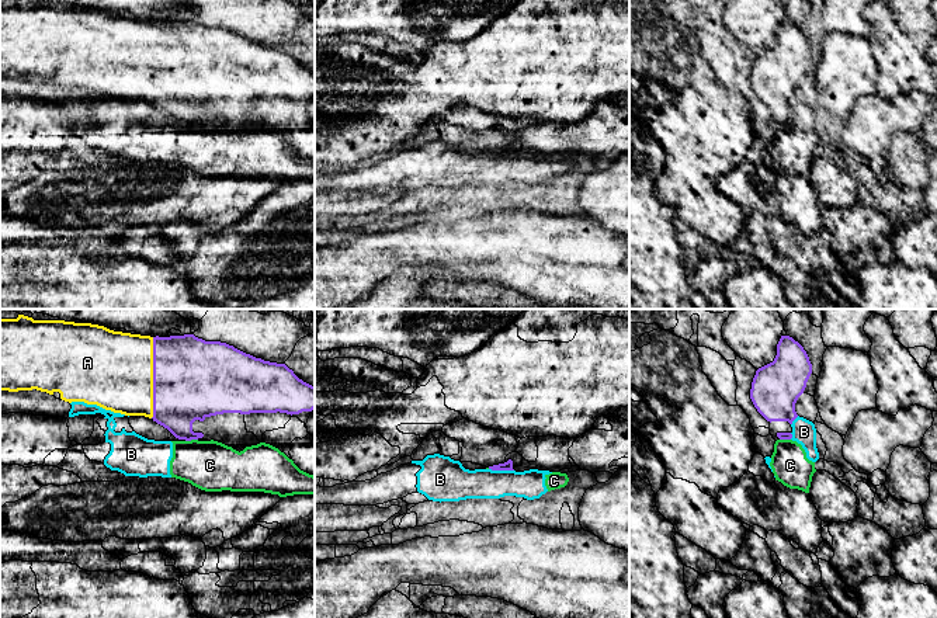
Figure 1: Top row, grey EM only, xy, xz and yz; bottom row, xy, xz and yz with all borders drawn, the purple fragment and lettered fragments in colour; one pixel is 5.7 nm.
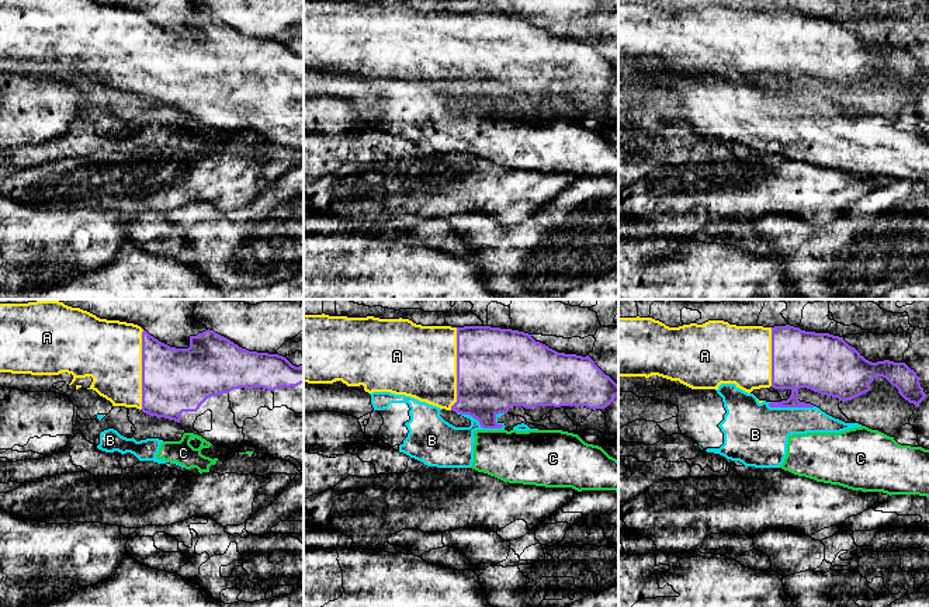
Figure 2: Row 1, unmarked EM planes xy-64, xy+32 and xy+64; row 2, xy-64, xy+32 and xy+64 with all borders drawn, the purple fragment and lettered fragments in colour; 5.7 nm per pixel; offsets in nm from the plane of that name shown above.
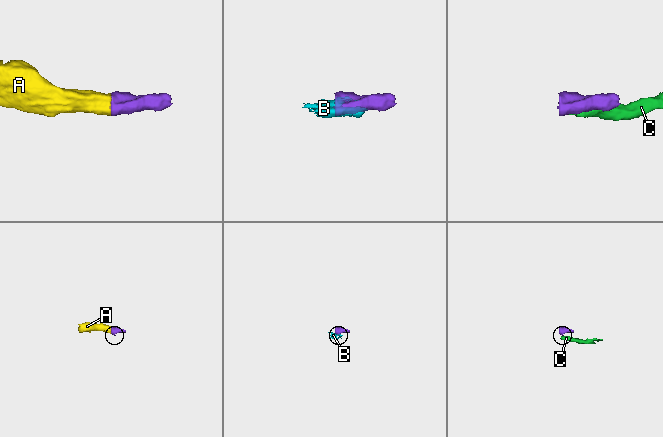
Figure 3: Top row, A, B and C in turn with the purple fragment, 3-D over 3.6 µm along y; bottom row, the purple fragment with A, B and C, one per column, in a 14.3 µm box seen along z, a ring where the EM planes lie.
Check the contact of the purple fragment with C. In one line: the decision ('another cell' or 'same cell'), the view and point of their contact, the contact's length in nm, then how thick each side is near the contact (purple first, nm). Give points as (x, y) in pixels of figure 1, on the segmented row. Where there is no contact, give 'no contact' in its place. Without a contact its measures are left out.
another cell; meets purple in xy at (191, 438); contact 70 nm long; 320 nm thick on the purple side, 280 nm on the other

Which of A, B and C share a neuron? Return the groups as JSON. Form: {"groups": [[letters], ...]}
{"groups": [["A"], ["B", "C"]]}

